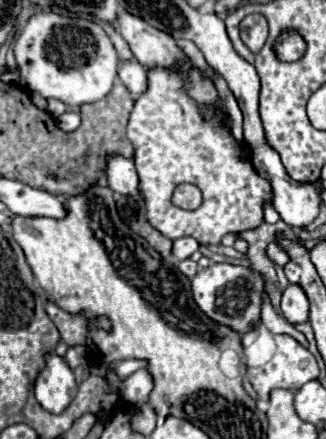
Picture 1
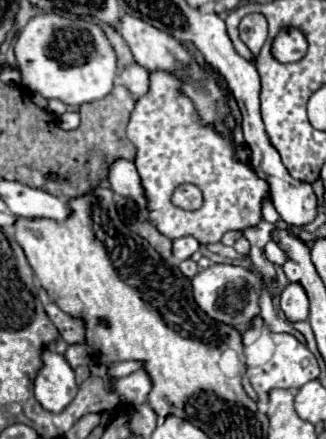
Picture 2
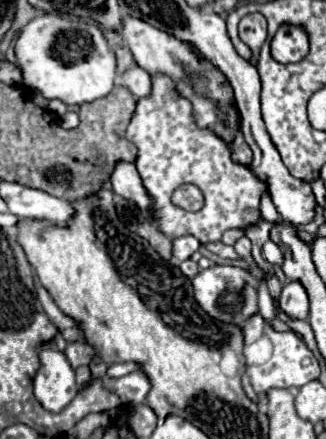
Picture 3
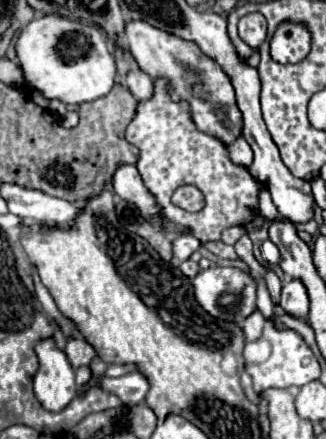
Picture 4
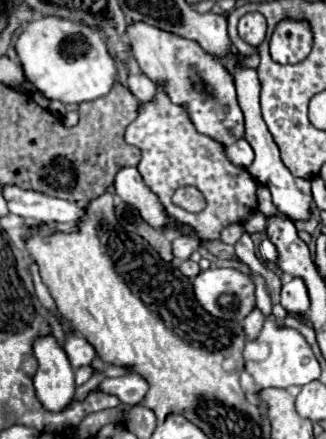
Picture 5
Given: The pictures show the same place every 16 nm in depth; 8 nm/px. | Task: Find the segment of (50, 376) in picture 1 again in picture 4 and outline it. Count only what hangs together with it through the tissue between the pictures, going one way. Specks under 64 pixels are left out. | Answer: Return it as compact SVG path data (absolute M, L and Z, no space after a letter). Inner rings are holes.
M52 338L40 340L36 354L40 368L34 376L34 394L46 410L60 412L76 398L78 386L74 382L74 370Z

